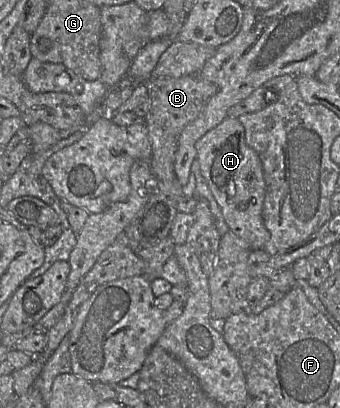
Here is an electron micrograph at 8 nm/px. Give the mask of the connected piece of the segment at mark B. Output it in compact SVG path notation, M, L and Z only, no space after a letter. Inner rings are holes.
M190 74L179 78L159 77L149 79L146 83L149 86L151 105L144 118L152 147L150 167L157 180L157 187L144 207L123 230L134 252L139 248L155 245L170 235L178 212L176 204L184 195L183 186L174 170L179 138L183 129L200 115L210 98L218 91L216 84L203 79L199 74Z

